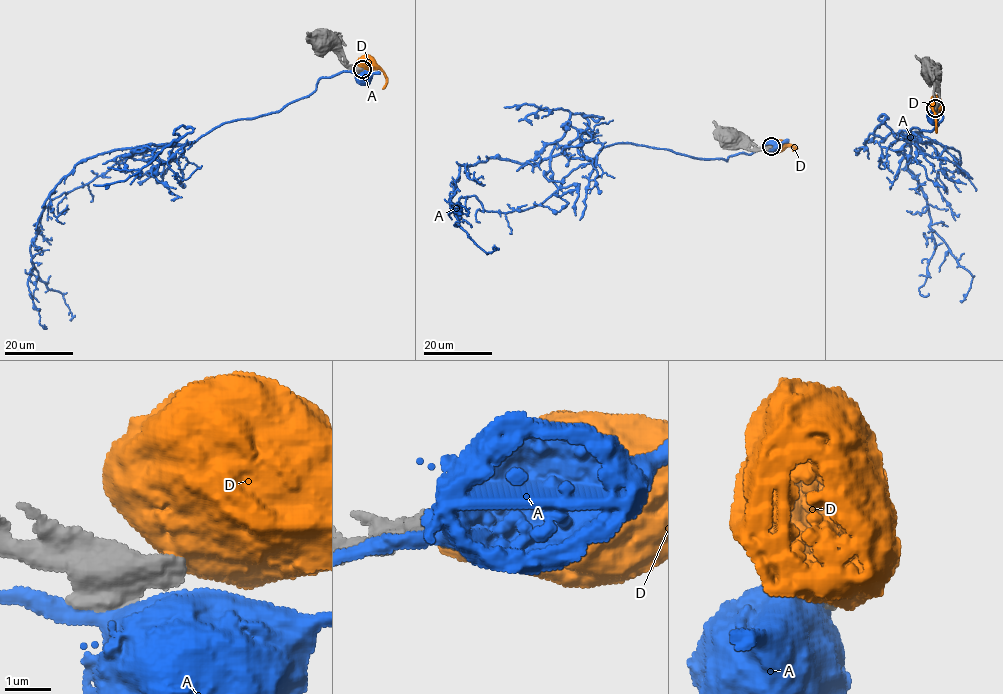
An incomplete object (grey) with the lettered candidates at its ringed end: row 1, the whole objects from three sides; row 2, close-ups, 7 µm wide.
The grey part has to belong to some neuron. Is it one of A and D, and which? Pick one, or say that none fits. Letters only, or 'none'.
none

